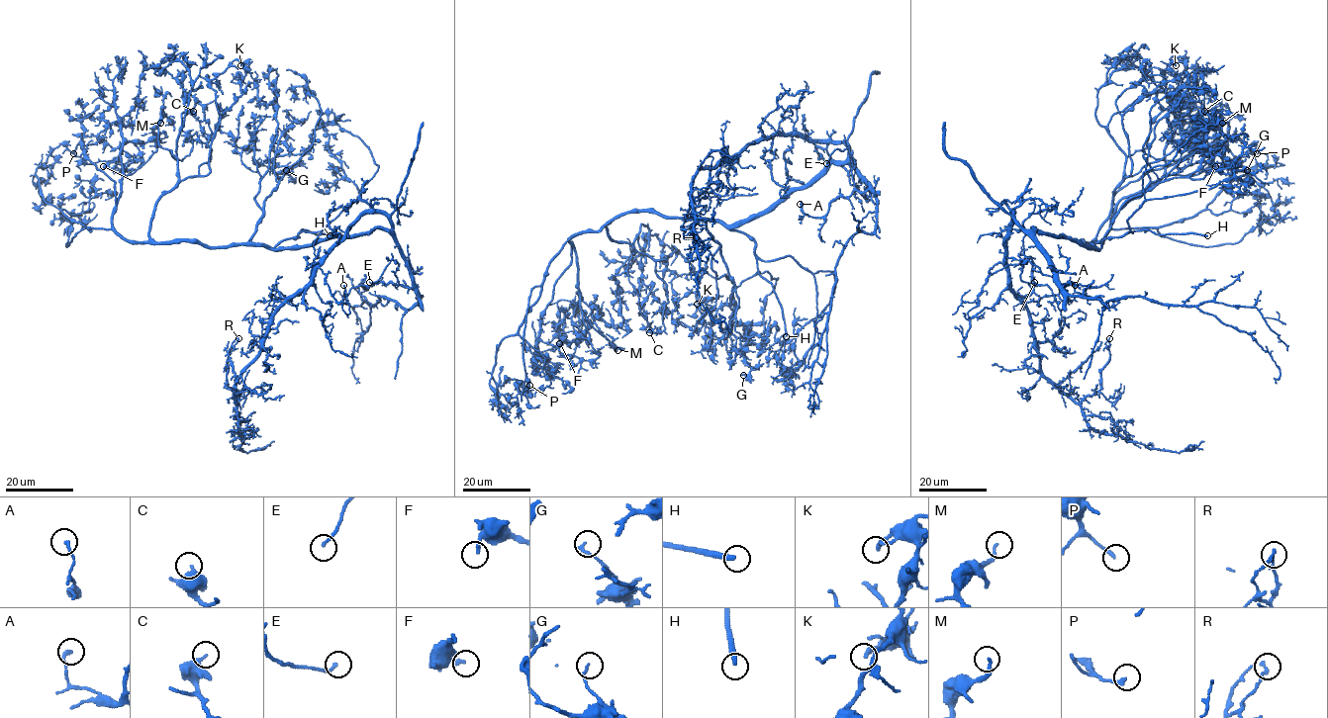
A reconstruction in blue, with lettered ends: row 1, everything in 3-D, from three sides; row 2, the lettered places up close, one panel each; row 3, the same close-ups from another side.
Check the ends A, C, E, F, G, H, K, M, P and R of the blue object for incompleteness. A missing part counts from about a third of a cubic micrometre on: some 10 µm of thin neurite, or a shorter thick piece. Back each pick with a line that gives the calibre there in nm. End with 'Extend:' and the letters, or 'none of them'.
H: calibre 300 nm
Extend: H

